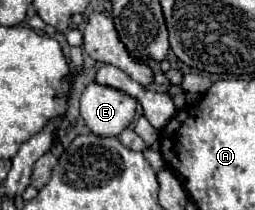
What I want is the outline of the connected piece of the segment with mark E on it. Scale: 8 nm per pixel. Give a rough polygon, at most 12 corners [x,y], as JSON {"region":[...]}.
{"region":[[91,82],[81,116],[93,134],[119,136],[137,100]]}

